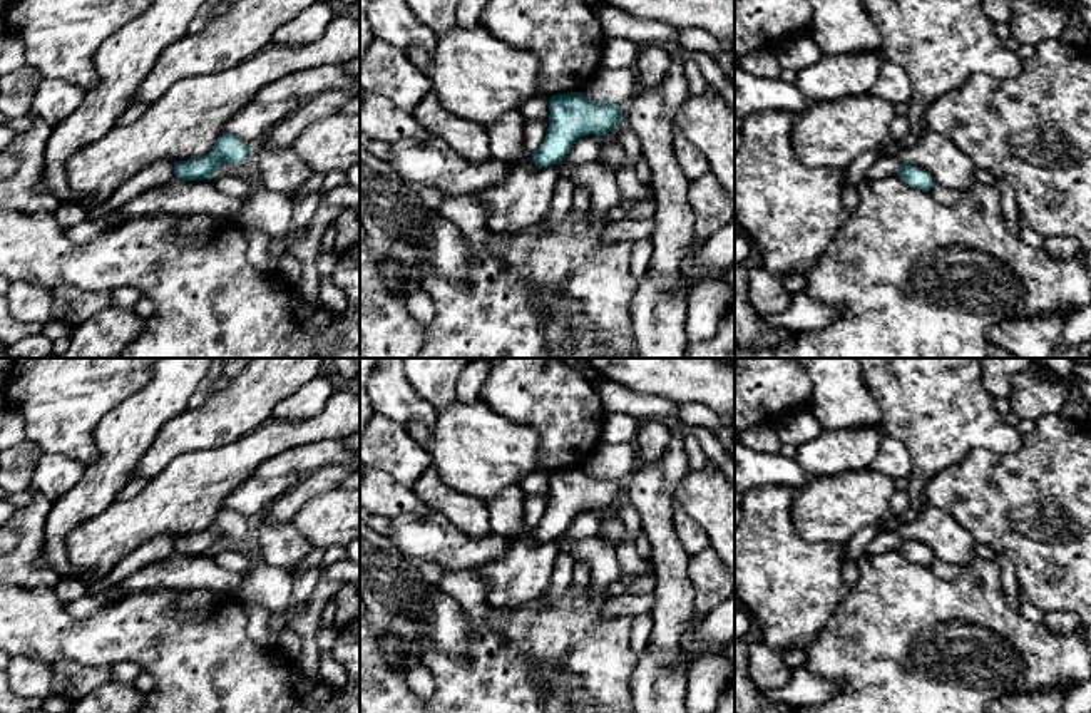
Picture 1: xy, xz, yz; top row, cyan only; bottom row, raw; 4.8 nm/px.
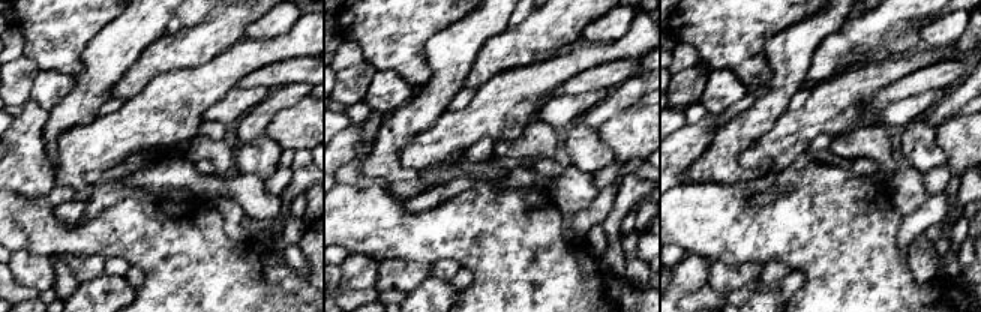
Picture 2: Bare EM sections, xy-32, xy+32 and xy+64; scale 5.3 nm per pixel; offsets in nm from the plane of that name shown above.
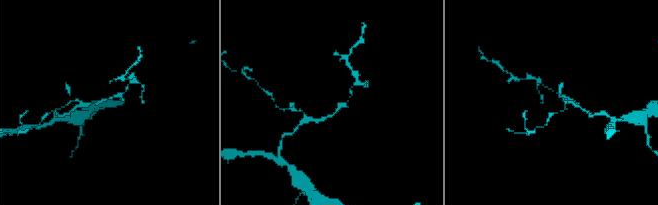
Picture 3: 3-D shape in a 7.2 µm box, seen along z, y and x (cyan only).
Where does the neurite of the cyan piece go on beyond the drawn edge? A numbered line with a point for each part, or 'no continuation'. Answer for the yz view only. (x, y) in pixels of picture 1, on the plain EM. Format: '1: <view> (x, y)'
no continuation

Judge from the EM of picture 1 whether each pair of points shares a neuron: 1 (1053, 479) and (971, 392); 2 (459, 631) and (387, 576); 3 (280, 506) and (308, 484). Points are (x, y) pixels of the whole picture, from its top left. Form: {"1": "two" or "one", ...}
{"1": "two", "2": "one", "3": "one"}

